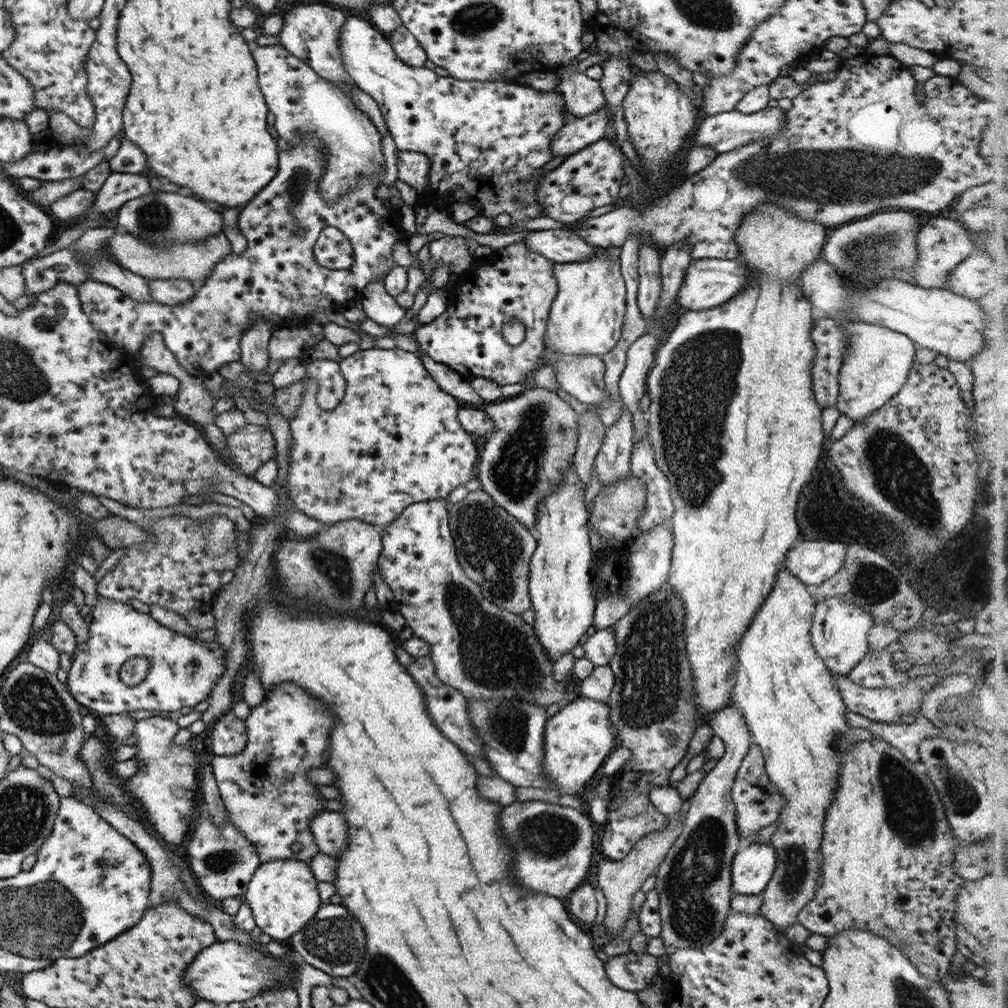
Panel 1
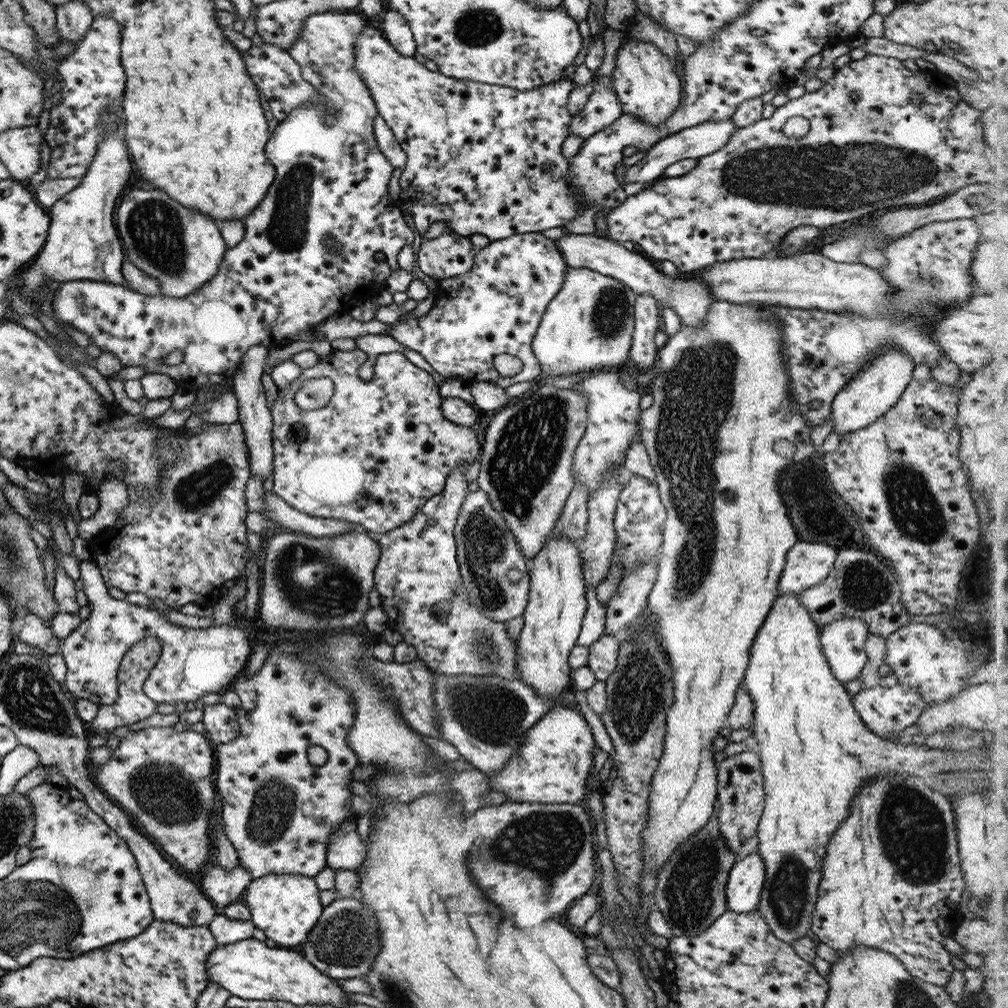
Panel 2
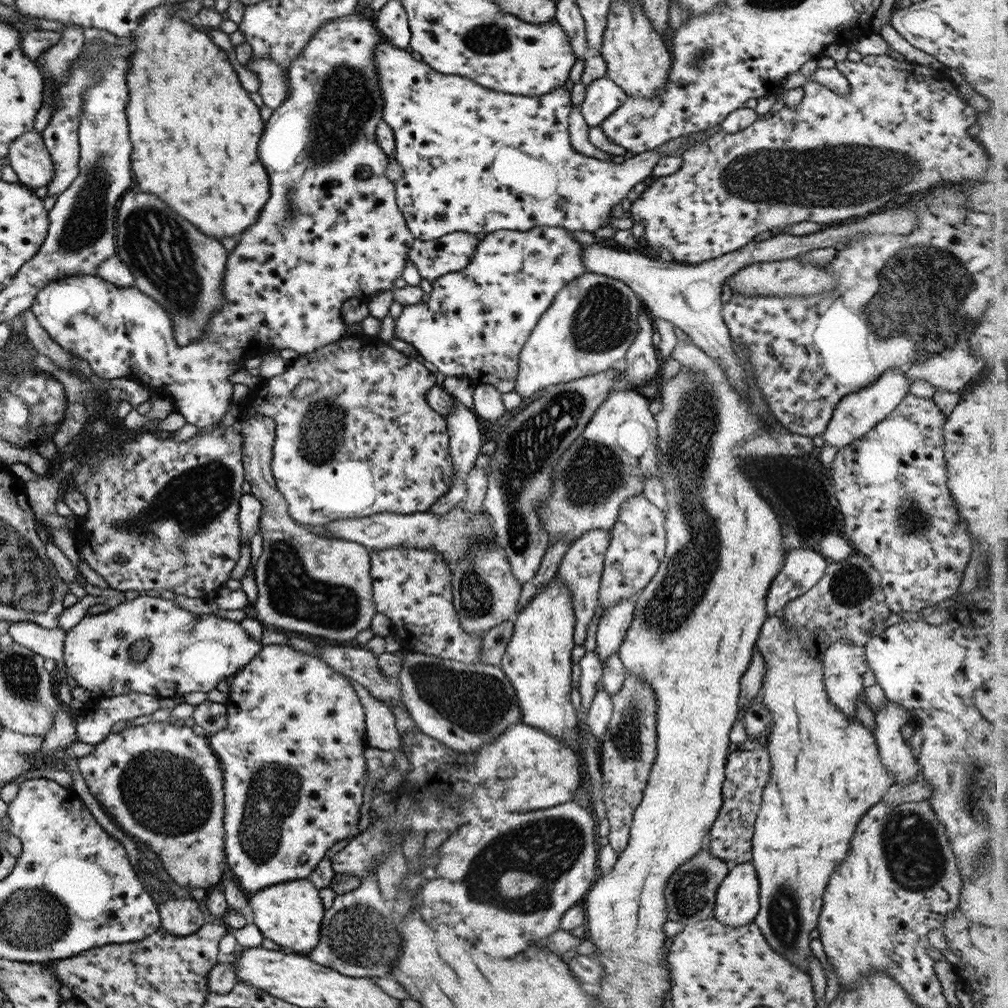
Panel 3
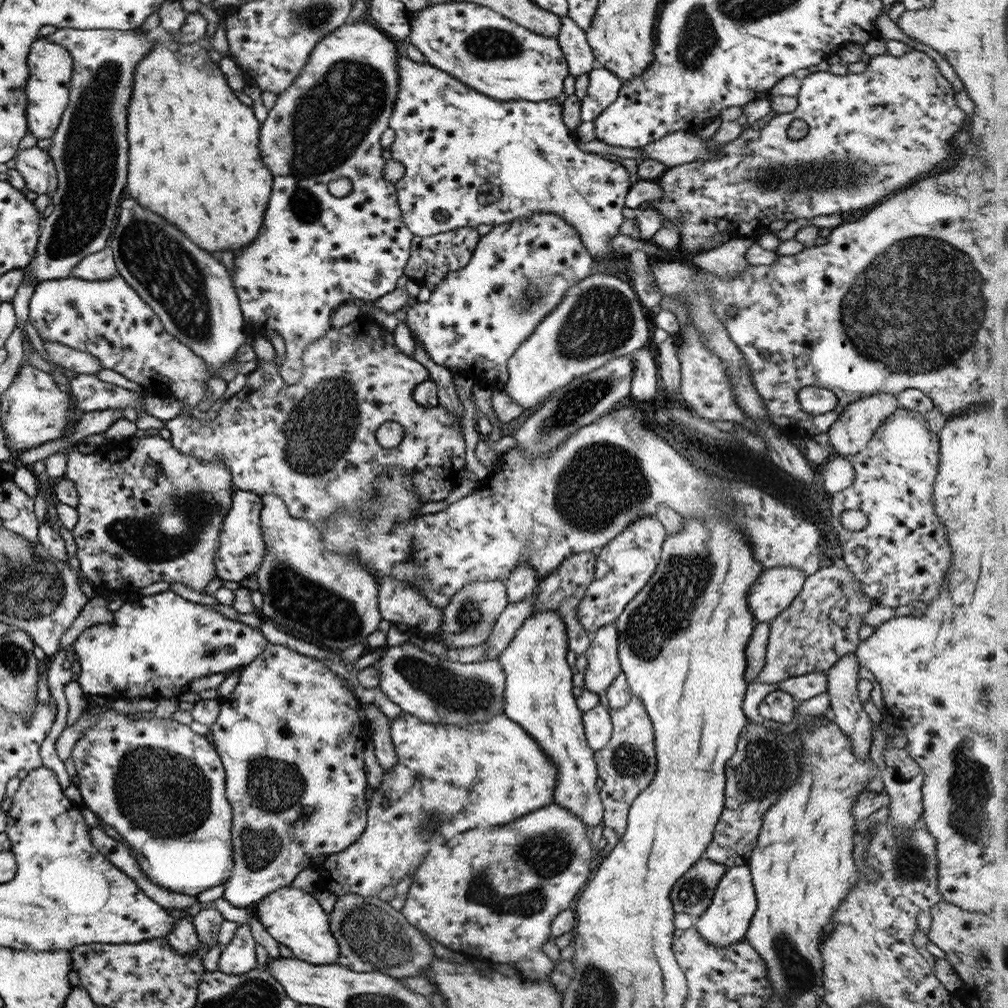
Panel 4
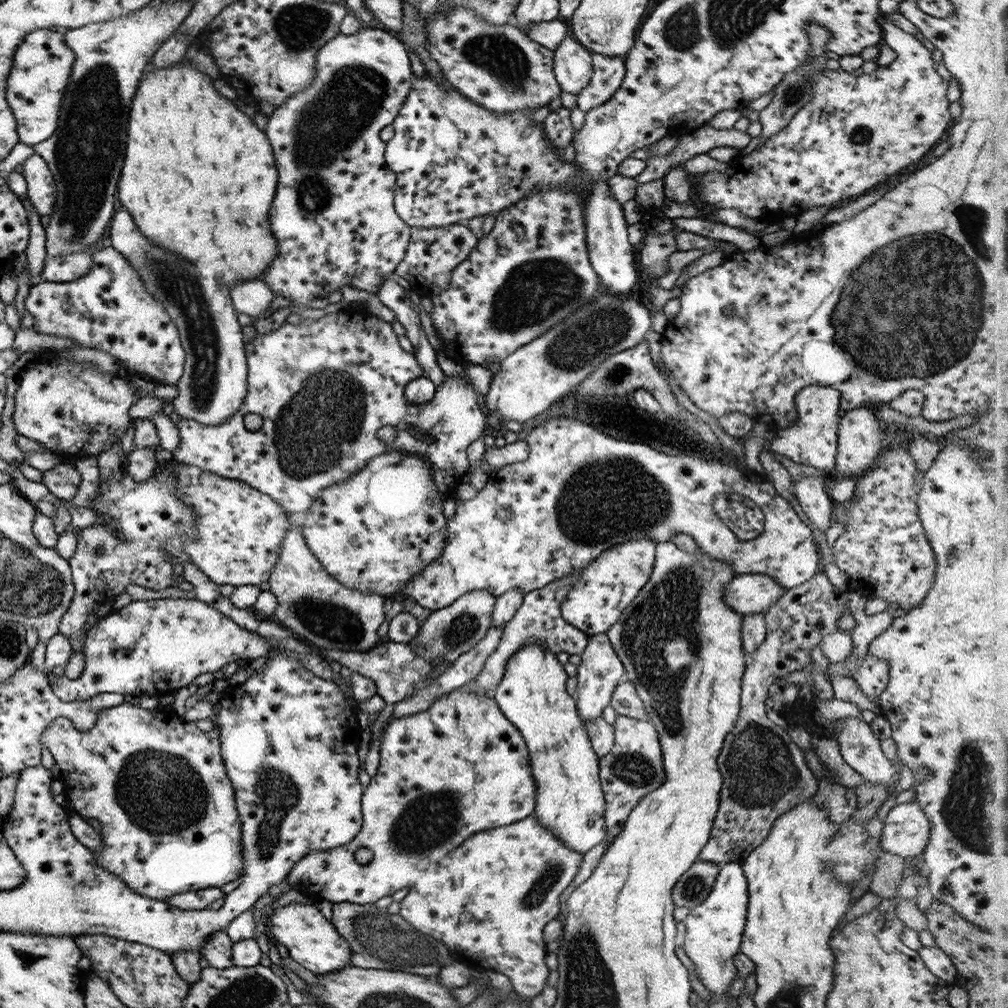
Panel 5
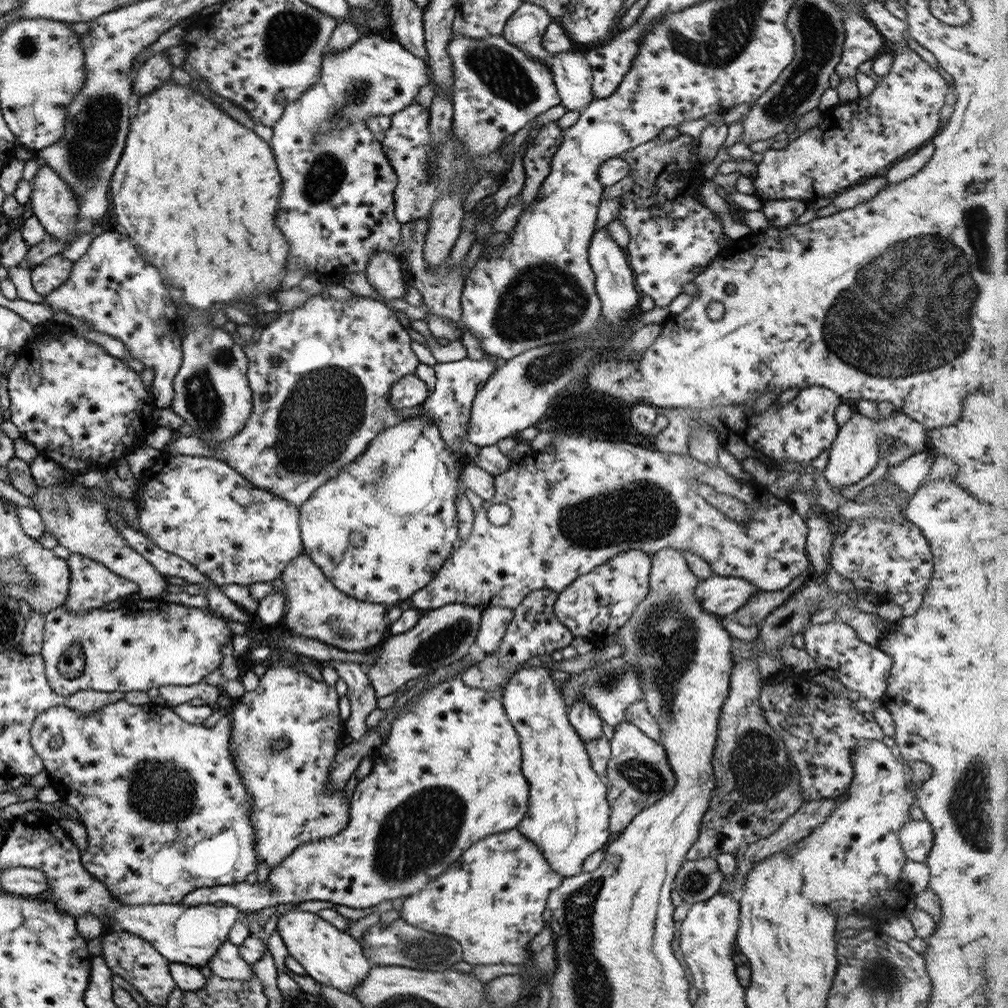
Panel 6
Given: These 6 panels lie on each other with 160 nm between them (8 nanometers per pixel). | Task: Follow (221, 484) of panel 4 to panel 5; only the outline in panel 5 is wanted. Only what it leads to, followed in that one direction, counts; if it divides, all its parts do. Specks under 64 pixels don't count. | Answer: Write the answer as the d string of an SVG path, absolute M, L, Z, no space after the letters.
M174 461L157 462L154 473L139 483L133 482L126 470L120 479L101 479L97 496L92 498L89 508L96 514L102 514L109 525L75 528L76 549L66 560L70 566L74 593L58 626L58 632L67 638L72 650L67 665L60 670L67 679L76 679L81 674L84 665L82 642L86 632L83 626L87 622L87 614L95 605L111 603L129 584L137 584L151 592L167 588L169 584L175 585L181 575L178 565L168 561L170 554L162 548L162 542L176 545L176 536L186 534L188 538L194 538L196 530L193 525L194 510L178 497L176 476L172 473Z

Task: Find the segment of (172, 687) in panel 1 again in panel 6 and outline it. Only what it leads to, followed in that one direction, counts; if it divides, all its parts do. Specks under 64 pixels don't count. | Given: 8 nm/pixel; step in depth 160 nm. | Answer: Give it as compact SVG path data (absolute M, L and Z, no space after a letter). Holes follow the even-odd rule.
M141 598L117 609L93 608L89 612L70 612L59 606L46 612L42 628L41 660L49 688L59 696L77 690L129 692L158 686L189 686L217 671L221 646L233 634L227 623L202 608L167 603L161 598ZM75 643L82 648L84 667L77 678L66 679L56 667L62 654Z

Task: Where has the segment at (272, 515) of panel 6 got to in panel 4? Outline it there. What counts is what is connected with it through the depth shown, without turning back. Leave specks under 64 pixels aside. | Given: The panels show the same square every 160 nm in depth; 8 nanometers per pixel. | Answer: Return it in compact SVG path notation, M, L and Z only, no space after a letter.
M234 489L232 491L229 512L221 519L221 532L219 535L218 550L214 556L216 577L221 581L238 582L249 574L256 574L265 552L259 516L262 507L260 495L246 490Z

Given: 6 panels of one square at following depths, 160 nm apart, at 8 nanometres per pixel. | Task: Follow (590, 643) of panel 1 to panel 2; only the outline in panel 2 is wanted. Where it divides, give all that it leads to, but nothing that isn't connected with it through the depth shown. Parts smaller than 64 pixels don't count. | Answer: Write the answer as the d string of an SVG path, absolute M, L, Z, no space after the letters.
M613 635L601 636L588 646L586 666L591 669L595 680L604 681L615 668L619 644Z

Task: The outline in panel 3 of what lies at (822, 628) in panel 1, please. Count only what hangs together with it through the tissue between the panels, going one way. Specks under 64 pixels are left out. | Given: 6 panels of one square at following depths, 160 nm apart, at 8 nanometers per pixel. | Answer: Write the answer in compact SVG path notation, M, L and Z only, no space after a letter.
M845 637L834 640L822 652L822 679L825 692L829 700L841 711L846 717L856 720L855 705L857 695L863 690L863 675L868 669L865 660L864 648L862 645L853 644Z

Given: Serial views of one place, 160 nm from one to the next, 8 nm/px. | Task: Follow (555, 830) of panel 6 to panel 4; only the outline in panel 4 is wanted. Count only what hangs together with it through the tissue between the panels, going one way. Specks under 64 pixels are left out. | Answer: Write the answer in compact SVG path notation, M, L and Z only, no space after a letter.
M537 611L531 613L525 620L517 627L517 630L514 632L513 638L509 640L507 646L497 655L497 662L501 665L501 668L504 672L504 697L503 697L503 714L512 720L514 724L517 724L521 729L525 729L525 732L535 740L535 744L541 748L541 752L545 752L545 756L555 764L556 772L556 785L553 787L553 799L551 799L551 804L565 808L573 814L576 814L583 824L587 825L588 832L591 832L591 829L594 826L597 826L599 822L602 822L603 807L601 805L601 798L599 797L599 791L596 788L595 782L597 782L598 774L596 770L595 760L593 759L594 751L592 748L589 748L587 745L584 730L582 726L582 712L580 712L577 707L575 707L575 697L571 693L571 670L569 669L569 664L565 661L565 654L567 654L567 635L565 630L564 622L561 620L561 617L555 611Z

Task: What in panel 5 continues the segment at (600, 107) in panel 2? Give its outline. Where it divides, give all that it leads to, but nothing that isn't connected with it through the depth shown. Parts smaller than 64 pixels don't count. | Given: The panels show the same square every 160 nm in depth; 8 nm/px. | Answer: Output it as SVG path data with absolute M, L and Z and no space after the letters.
M591 55L592 75L589 82L576 94L576 106L587 112L606 100L619 88L624 77L624 59L618 56Z

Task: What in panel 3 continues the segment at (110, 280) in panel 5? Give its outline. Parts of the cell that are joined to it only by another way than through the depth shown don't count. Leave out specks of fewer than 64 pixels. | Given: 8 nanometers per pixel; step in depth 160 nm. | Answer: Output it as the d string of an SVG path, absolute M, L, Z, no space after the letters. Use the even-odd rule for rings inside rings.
M348 14L339 18L332 18L323 23L313 31L309 42L301 49L301 52L289 63L287 78L290 91L283 104L271 111L269 124L265 122L261 140L257 144L257 156L261 164L265 166L265 172L269 174L269 200L265 202L263 210L259 212L255 224L251 228L245 228L240 232L236 246L228 253L221 284L222 303L221 308L213 314L213 318L204 326L204 333L200 339L191 341L186 345L178 345L174 338L173 323L169 320L169 314L159 306L157 301L149 298L144 292L135 287L119 287L95 275L77 275L68 277L61 281L51 282L37 292L29 306L29 310L39 326L56 342L61 348L71 352L73 355L85 359L92 372L100 380L111 380L124 378L132 380L143 388L163 388L171 396L174 410L183 416L185 423L194 424L198 430L214 426L225 416L231 401L232 384L229 377L236 370L236 364L241 361L243 353L252 343L271 345L275 350L289 348L297 354L313 352L330 342L337 340L346 334L341 328L341 306L348 298L361 298L368 300L377 293L393 290L393 280L401 278L405 266L407 252L414 241L413 235L408 231L404 218L397 208L394 197L394 184L385 178L385 169L388 157L377 146L375 140L375 129L382 118L382 98L378 87L378 78L373 62L373 49L384 40L371 21L363 19L360 14ZM359 166L367 166L371 171L368 178L359 179L355 177L355 170Z

